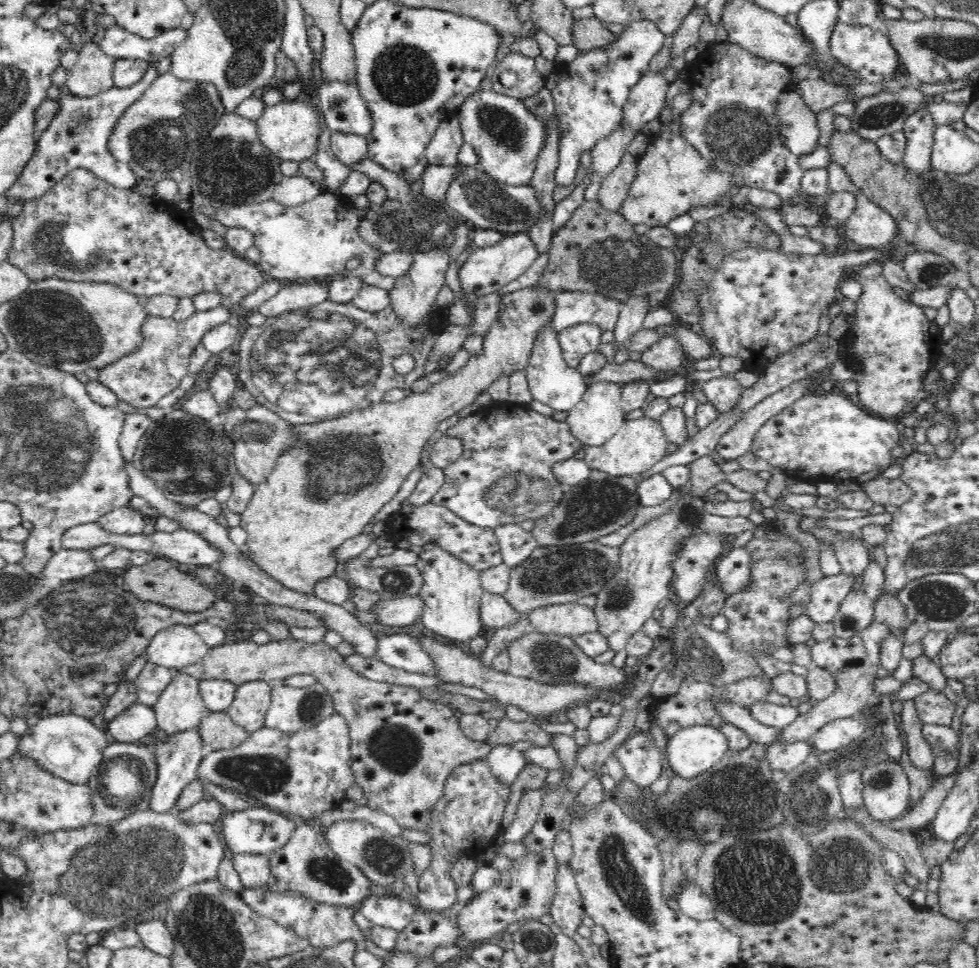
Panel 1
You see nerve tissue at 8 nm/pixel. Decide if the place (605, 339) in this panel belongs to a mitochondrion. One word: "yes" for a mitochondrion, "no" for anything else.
no

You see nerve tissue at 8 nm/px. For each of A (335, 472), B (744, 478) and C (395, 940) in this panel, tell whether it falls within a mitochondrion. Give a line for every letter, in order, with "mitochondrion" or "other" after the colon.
A: mitochondrion
B: other
C: other

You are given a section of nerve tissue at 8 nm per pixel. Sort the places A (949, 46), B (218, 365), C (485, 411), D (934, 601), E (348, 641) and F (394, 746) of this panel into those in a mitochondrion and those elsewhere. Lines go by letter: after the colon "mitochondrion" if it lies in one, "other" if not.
A: mitochondrion
B: other
C: other
D: mitochondrion
E: other
F: mitochondrion

